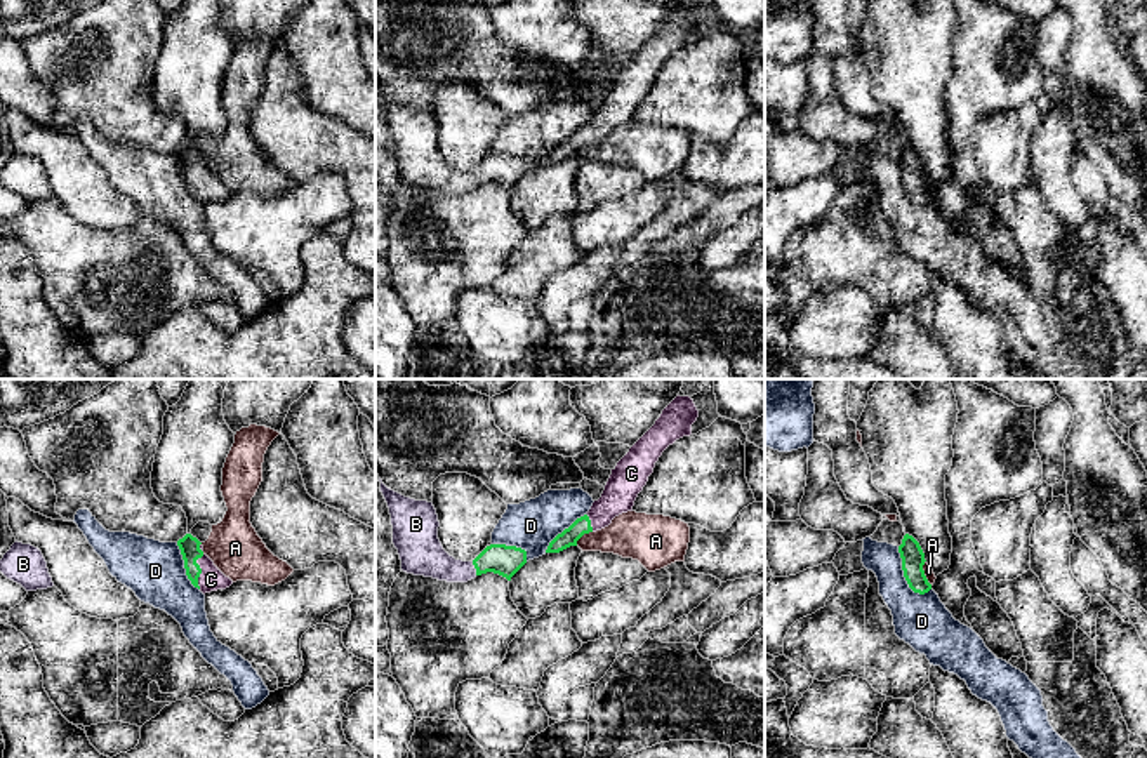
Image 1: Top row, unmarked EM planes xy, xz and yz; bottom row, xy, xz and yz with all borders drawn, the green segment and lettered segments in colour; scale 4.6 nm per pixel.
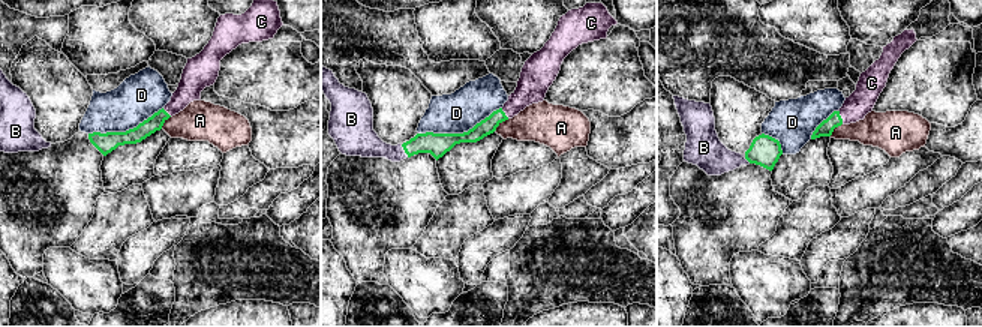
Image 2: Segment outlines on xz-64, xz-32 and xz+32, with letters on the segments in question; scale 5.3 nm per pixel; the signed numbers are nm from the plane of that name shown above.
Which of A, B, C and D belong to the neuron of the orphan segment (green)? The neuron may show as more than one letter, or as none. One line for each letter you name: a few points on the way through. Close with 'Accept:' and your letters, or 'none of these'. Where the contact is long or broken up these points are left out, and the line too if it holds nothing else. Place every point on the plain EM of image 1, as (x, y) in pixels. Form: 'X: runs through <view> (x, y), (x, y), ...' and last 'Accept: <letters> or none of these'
B: runs through xz (506, 171), (487, 171), (475, 178), (444, 178), (423, 164)
C: runs through xy (190, 157), (200, 181), (211, 190)
Accept: B, C

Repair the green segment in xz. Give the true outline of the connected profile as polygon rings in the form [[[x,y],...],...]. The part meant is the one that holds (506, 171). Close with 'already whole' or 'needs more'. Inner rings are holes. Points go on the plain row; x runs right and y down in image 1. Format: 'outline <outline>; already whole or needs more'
outline [[[381,89],[379,92],[403,183],[447,193],[467,193],[494,183],[511,191],[527,174],[525,160],[506,155],[487,156],[473,172],[455,170],[438,150],[440,132],[433,113],[405,108],[388,99]]]; needs more

